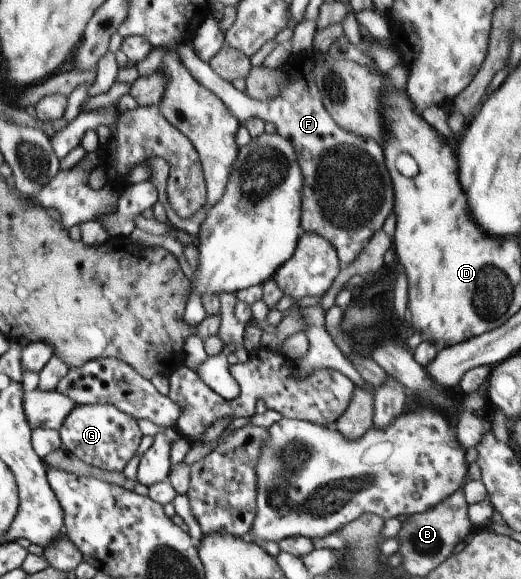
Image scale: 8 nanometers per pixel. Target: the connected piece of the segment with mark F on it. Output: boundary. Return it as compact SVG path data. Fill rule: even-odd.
M189 41L177 44L176 54L191 77L219 97L240 125L249 117L259 117L264 122L273 123L275 132L292 143L303 178L300 191L301 231L327 238L335 248L340 267L349 265L367 245L373 232L381 230L393 205L393 191L383 163L382 147L370 137L357 137L341 129L323 107L311 78L304 79L303 89L286 86L273 99L260 102L221 79L195 55Z

